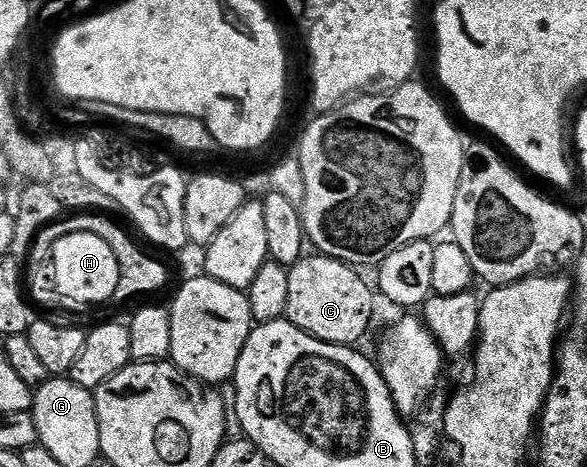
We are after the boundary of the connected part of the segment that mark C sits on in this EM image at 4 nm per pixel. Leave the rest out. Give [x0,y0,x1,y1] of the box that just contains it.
[285,256,377,347]

